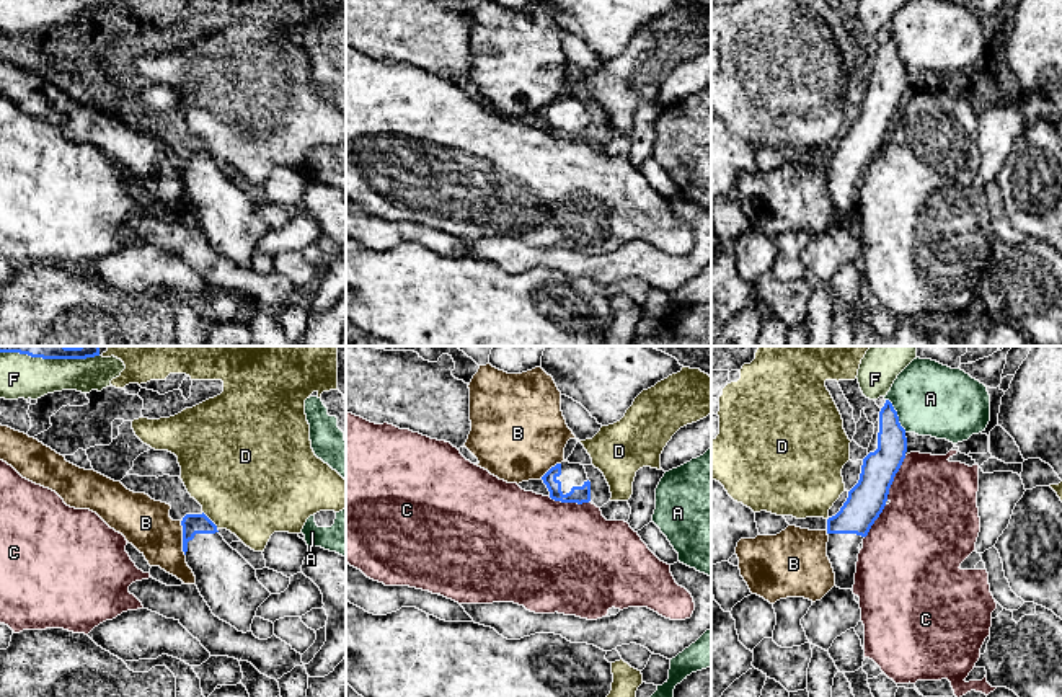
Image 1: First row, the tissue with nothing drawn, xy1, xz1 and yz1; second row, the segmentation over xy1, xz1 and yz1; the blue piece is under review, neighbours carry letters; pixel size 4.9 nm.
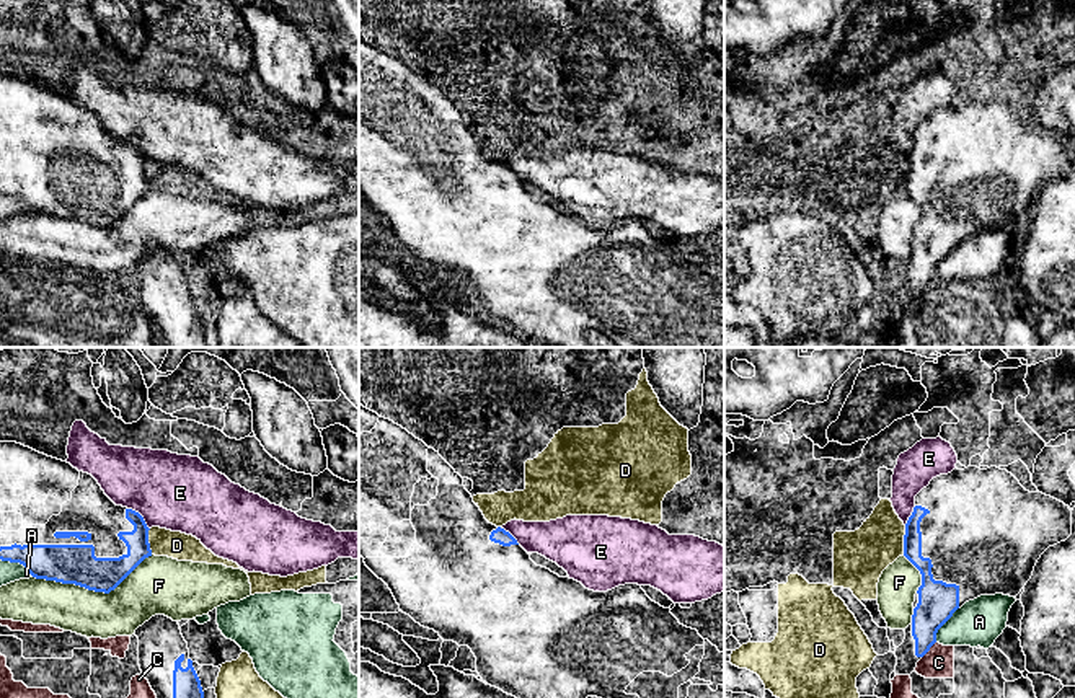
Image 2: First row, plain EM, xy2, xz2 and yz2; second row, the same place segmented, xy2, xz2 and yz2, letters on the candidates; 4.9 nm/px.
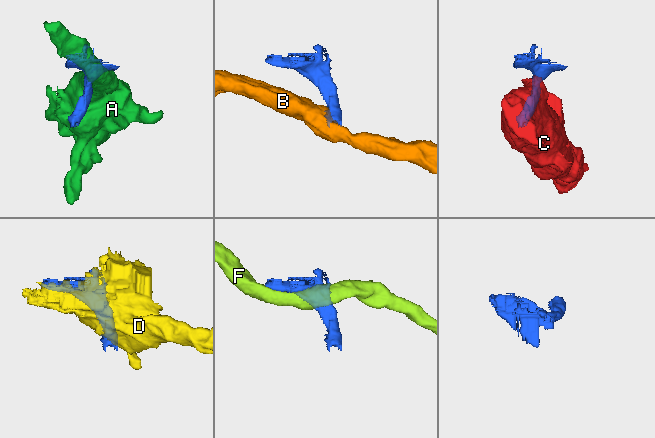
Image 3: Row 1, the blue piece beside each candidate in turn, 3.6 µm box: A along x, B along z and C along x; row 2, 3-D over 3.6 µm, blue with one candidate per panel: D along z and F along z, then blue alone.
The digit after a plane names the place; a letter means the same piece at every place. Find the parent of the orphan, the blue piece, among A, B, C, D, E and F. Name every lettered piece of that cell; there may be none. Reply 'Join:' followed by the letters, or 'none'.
Join: none

